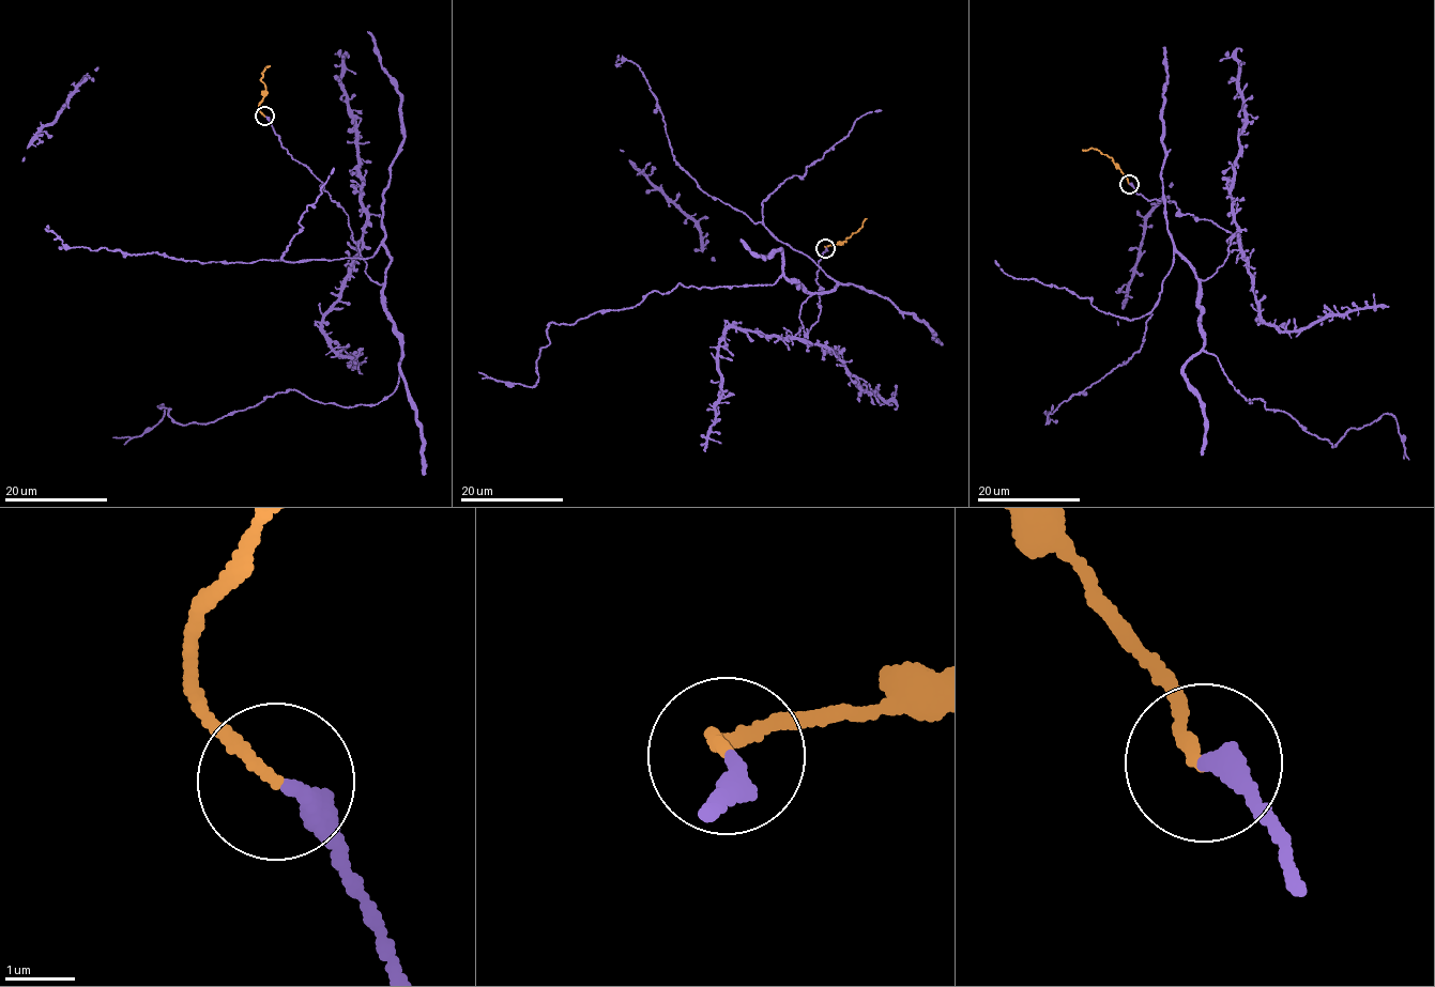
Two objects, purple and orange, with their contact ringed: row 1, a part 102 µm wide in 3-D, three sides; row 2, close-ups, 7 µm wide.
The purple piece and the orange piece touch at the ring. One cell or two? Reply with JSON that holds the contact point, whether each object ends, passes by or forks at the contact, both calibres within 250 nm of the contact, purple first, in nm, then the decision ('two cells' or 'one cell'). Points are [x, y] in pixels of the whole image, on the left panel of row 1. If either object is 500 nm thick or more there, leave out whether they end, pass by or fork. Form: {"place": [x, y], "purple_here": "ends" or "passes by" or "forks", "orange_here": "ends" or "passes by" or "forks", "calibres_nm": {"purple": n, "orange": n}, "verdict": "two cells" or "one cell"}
{"place": [264, 116], "purple_here": "ends", "orange_here": "ends", "calibres_nm": {"purple": 280, "orange": 150}, "verdict": "one cell"}

